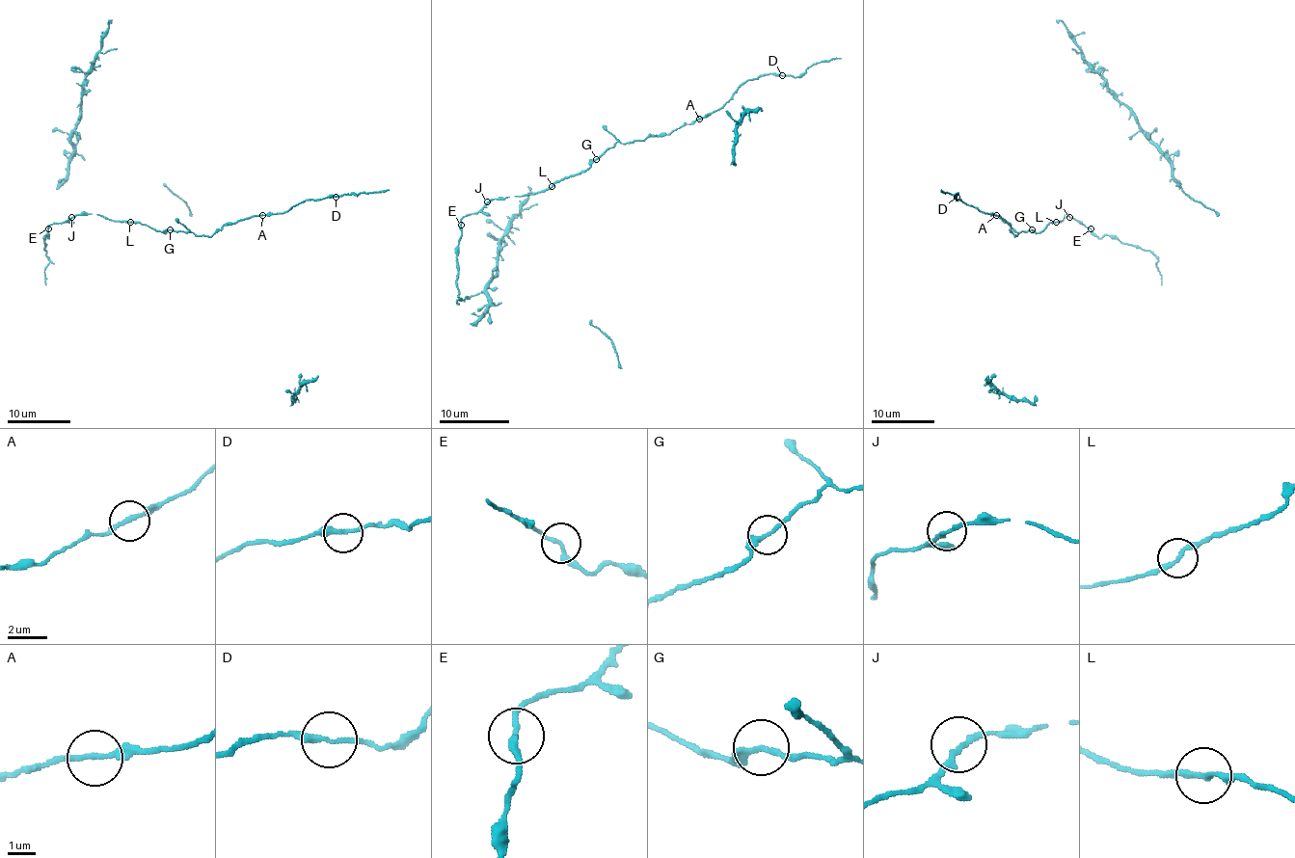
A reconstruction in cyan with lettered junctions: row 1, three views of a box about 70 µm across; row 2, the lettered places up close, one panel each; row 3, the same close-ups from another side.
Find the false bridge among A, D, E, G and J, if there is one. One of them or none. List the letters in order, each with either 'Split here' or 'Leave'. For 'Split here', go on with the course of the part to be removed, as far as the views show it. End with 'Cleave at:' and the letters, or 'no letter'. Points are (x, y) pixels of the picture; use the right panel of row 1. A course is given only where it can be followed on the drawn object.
A: Leave
D: Leave
E: Leave
G: Leave
J: Leave
Cleave at: no letter

